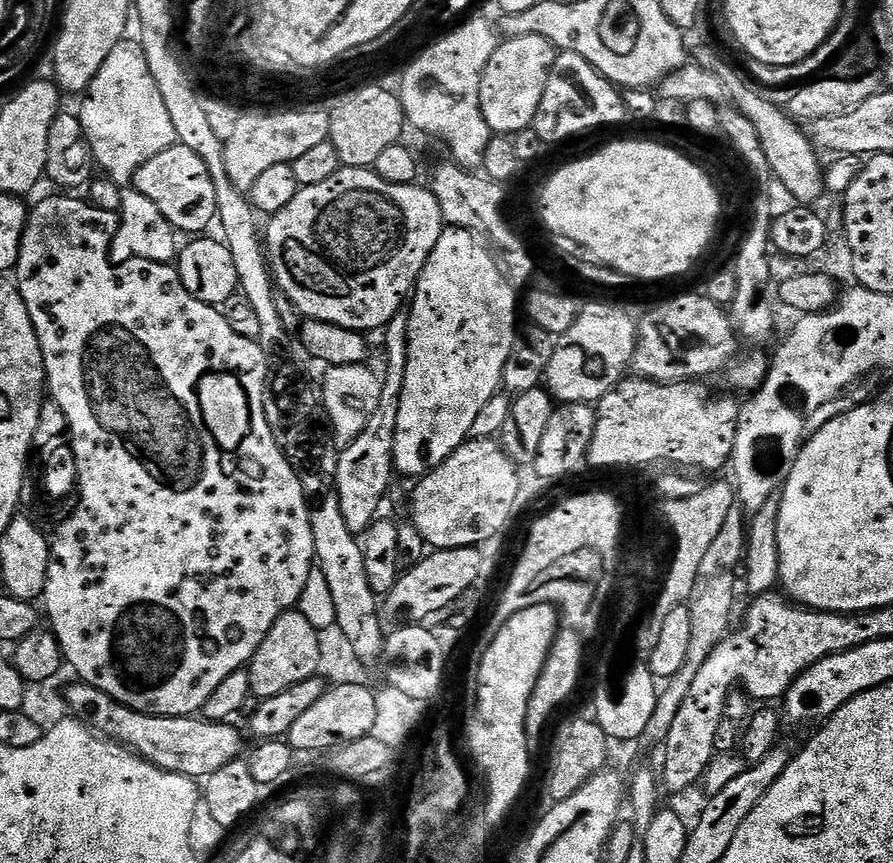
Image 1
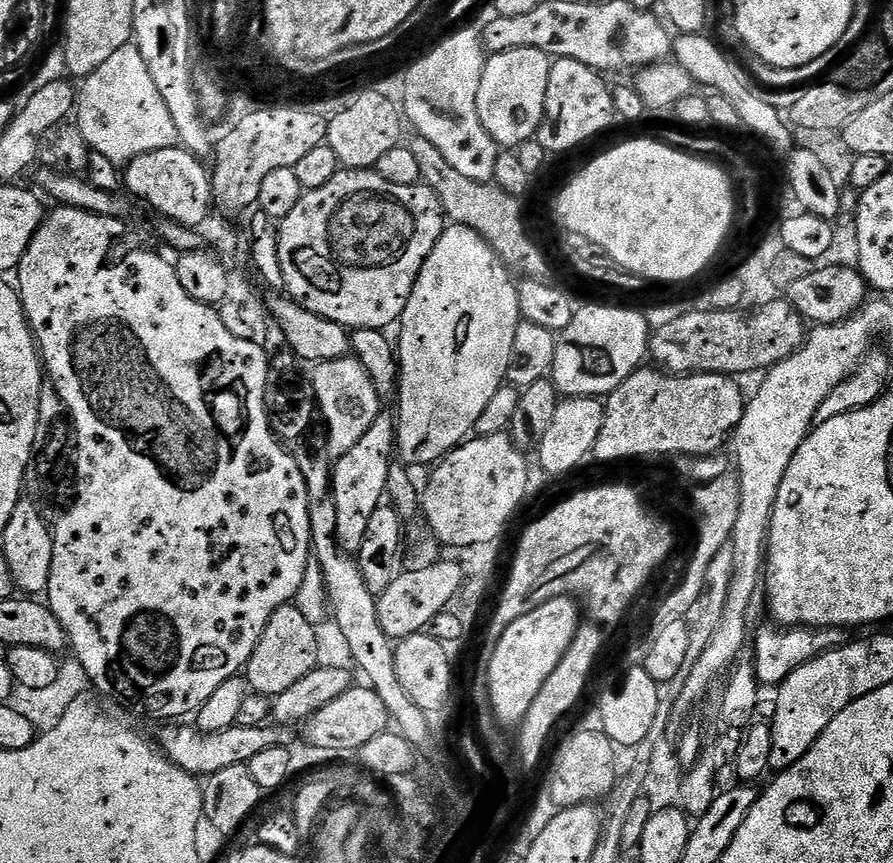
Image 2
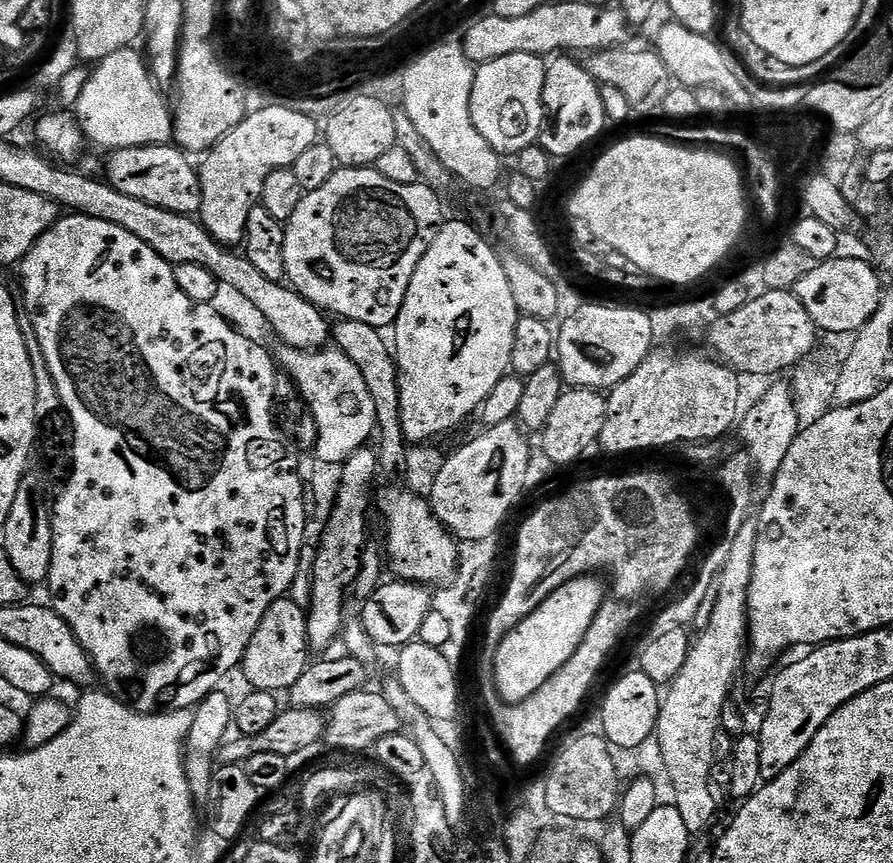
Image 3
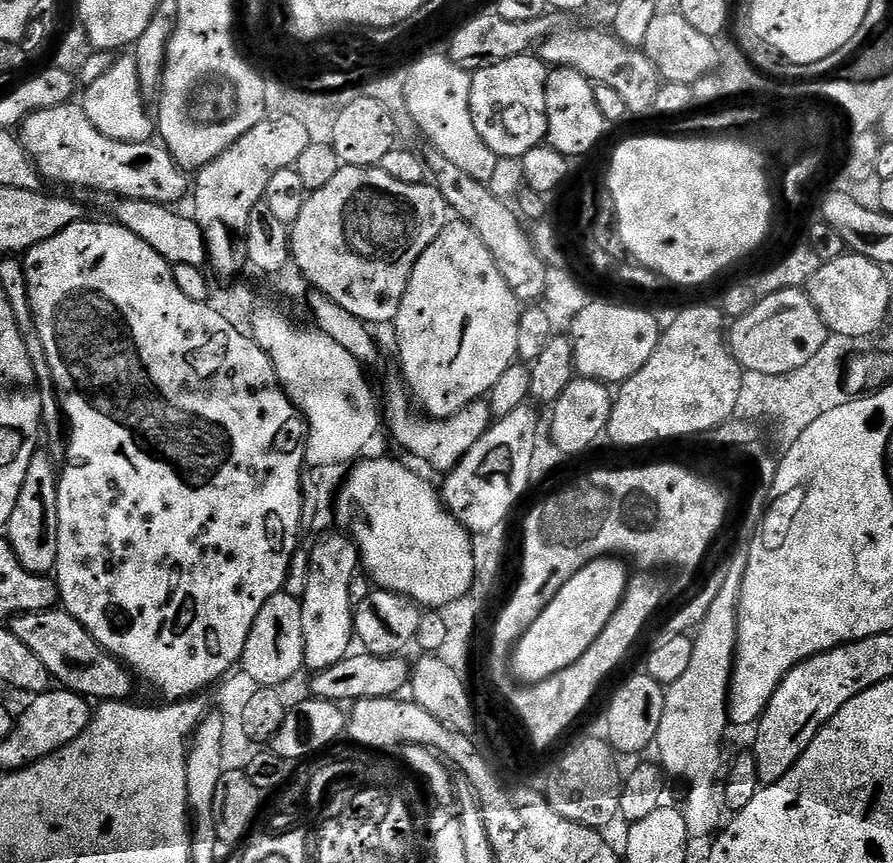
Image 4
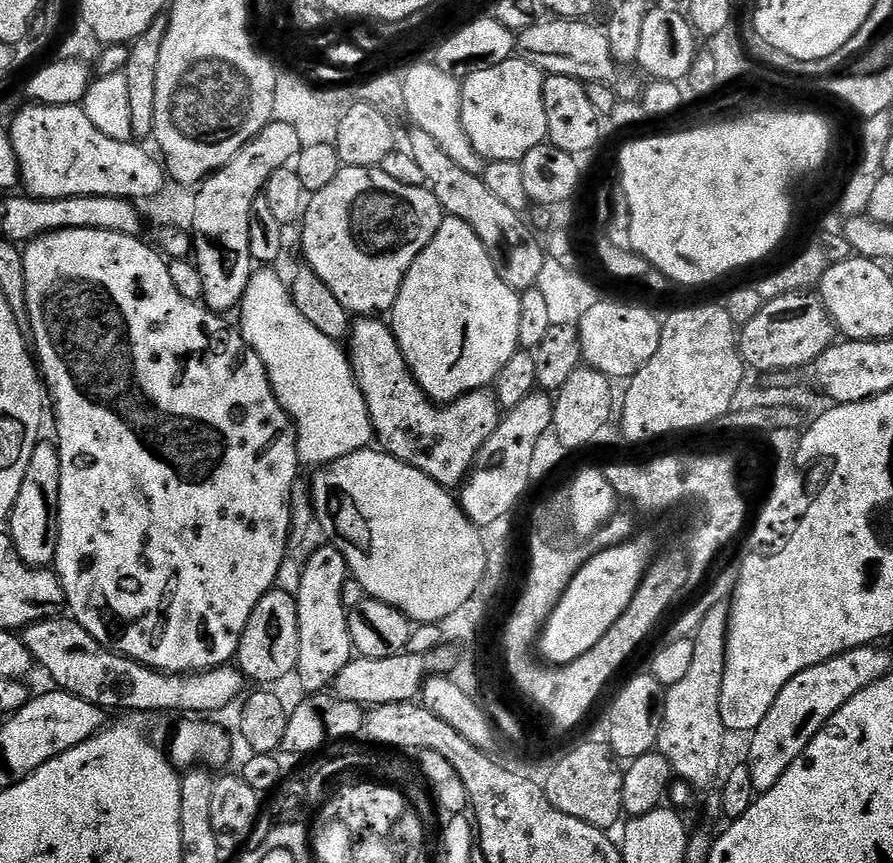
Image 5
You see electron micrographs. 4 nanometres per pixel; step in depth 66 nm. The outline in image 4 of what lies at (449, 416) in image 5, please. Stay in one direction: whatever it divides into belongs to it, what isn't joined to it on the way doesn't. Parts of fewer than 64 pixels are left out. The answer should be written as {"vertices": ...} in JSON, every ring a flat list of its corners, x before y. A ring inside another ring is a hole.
{"vertices":[[399,379,396,380,385,386,384,396,382,392,382,416,386,428,389,428,402,451,417,456,422,463,429,464,439,474,451,472,460,465,470,446,474,446,474,442,478,442,478,438,482,438,482,434,486,434,486,430,492,427,494,417,490,406,483,399,478,399,450,418,433,420,431,416,417,411,407,387]]}

